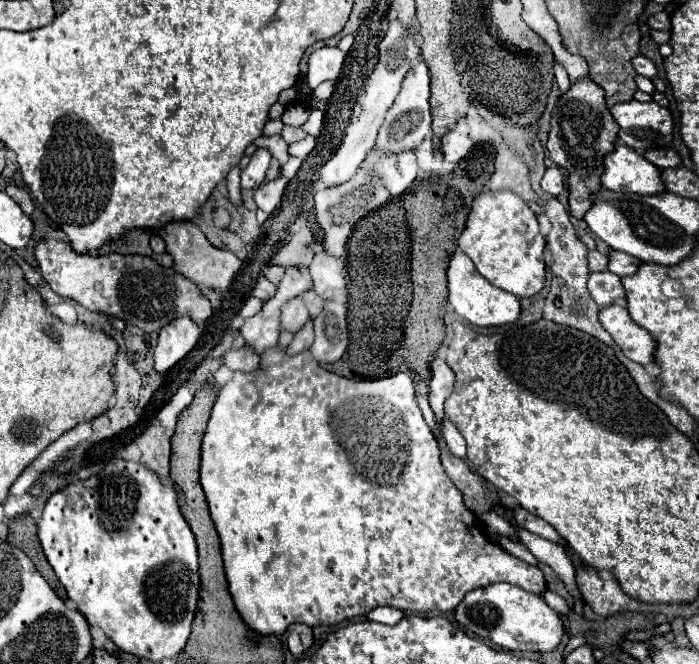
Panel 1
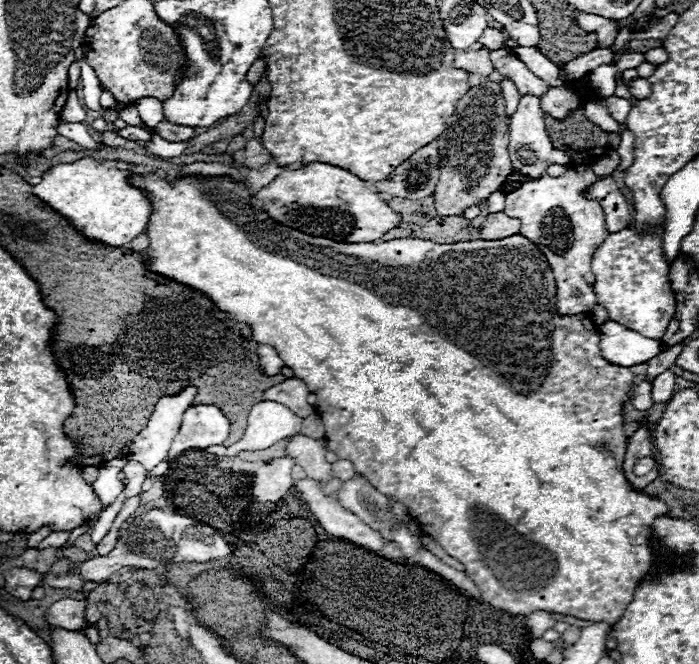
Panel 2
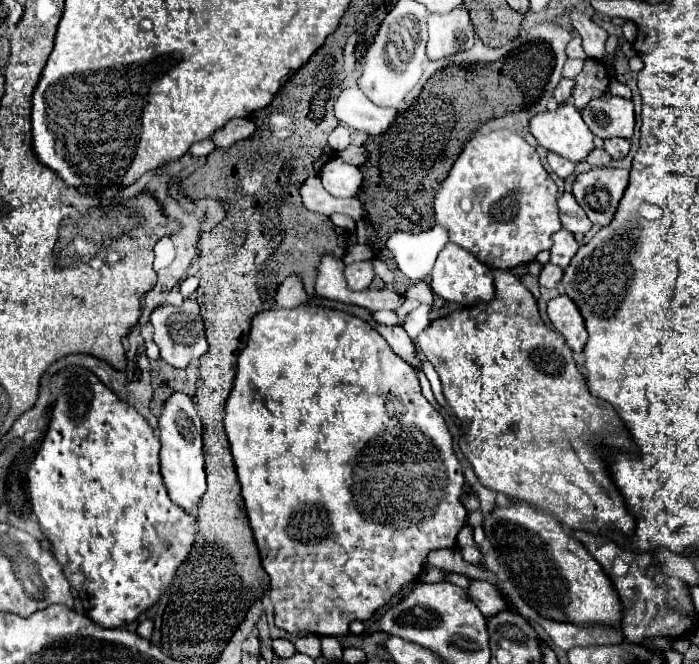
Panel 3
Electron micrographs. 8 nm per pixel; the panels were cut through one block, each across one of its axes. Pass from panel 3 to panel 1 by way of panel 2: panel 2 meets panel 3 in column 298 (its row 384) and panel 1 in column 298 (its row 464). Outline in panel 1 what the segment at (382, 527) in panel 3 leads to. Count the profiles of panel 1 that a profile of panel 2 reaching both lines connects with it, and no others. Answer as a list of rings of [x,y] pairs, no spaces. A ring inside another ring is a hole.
[[[270,348],[262,354],[262,368],[258,372],[234,372],[232,380],[220,390],[206,426],[200,450],[200,484],[204,488],[208,508],[222,544],[224,572],[228,578],[234,606],[242,620],[258,634],[284,634],[290,624],[302,622],[308,626],[334,626],[356,616],[364,616],[378,606],[392,606],[402,612],[448,612],[454,610],[462,598],[494,582],[508,582],[534,594],[544,592],[544,574],[540,568],[522,562],[508,554],[498,544],[492,544],[478,526],[474,514],[464,506],[462,494],[446,476],[440,464],[438,442],[428,428],[416,398],[410,372],[398,372],[380,380],[348,380],[322,368],[308,350],[286,356],[282,348]]]

